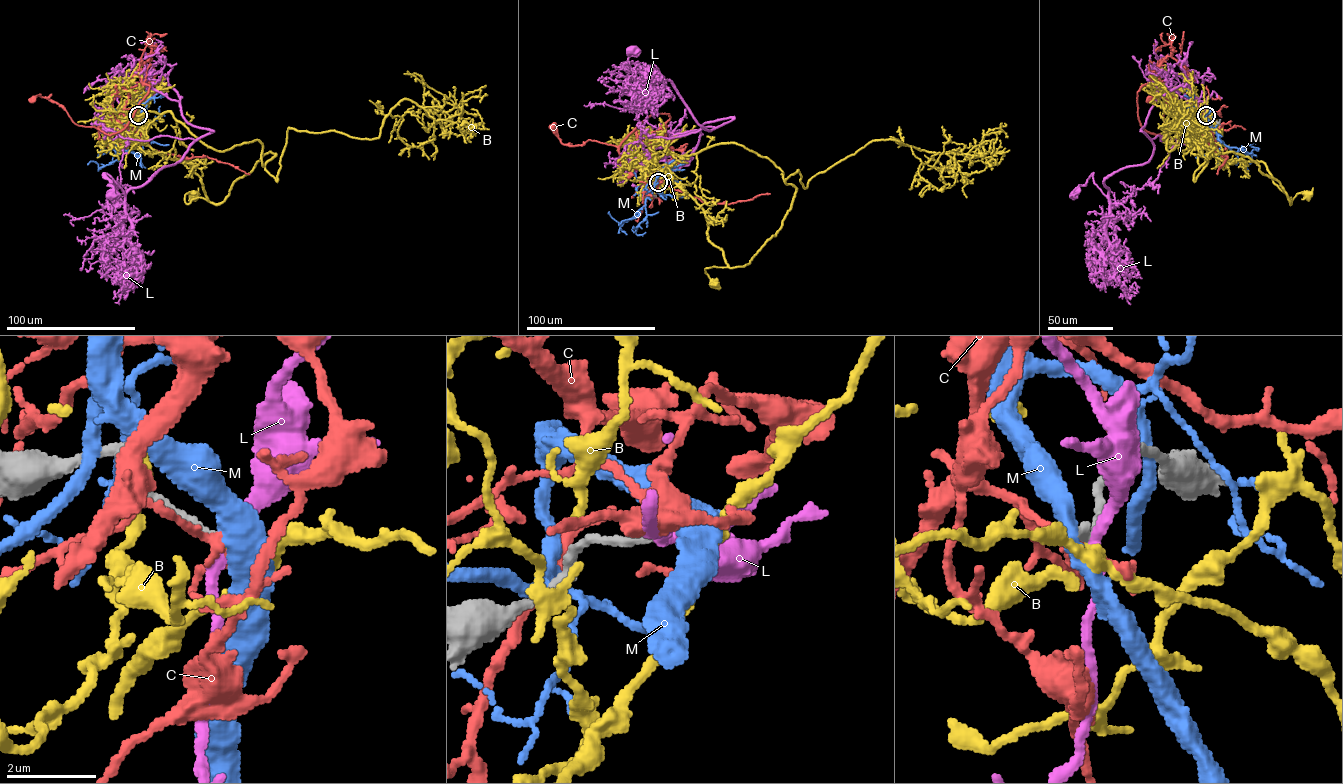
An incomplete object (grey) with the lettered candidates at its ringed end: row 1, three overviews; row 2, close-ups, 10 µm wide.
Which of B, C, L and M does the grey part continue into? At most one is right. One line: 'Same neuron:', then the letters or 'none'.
Same neuron: none

